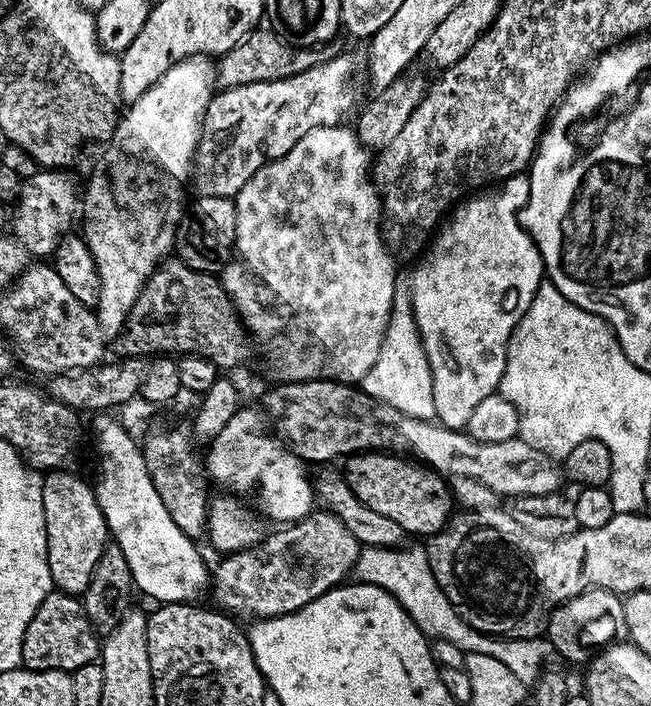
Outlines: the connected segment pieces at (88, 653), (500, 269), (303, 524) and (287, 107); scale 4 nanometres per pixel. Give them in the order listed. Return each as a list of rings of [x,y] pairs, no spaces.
[[[53,590],[38,606],[34,618],[30,618],[30,626],[26,626],[26,634],[22,642],[22,664],[31,672],[66,672],[71,674],[76,669],[93,663],[99,657],[101,647],[98,633],[88,621],[83,603],[77,597],[69,596],[67,592]]]
[[[473,199],[471,201],[473,204],[464,212],[464,221],[461,222],[460,229],[456,232],[456,241],[453,242],[452,249],[445,256],[438,257],[425,272],[418,273],[413,280],[410,280],[416,329],[420,332],[420,340],[424,343],[424,353],[428,355],[428,365],[432,371],[432,389],[434,390],[436,420],[446,428],[463,429],[468,423],[470,414],[474,414],[474,406],[478,406],[478,402],[482,402],[482,398],[493,395],[499,389],[504,365],[508,360],[509,344],[513,340],[513,333],[516,331],[519,321],[527,314],[534,294],[540,289],[540,285],[546,276],[544,260],[540,257],[540,249],[532,241],[531,236],[524,231],[524,225],[520,223],[519,219],[515,215],[508,216],[507,206],[500,204],[497,208],[492,208],[492,204],[488,200],[475,200]]]
[[[313,510],[308,515],[291,523],[281,532],[268,536],[261,548],[249,546],[242,552],[225,555],[217,568],[210,572],[210,593],[216,599],[215,607],[233,617],[249,616],[249,621],[269,620],[296,612],[302,606],[314,602],[332,588],[339,588],[349,579],[362,551],[361,541],[344,525],[344,519],[331,510]]]
[[[348,50],[339,56],[314,66],[302,74],[294,74],[285,80],[267,80],[254,82],[237,88],[225,88],[217,91],[208,104],[204,123],[200,130],[200,145],[196,148],[194,161],[194,180],[196,176],[197,193],[205,196],[227,196],[234,198],[250,182],[258,169],[269,160],[282,158],[310,130],[331,128],[339,125],[340,120],[352,108],[352,92],[348,89],[348,80],[356,76],[356,56]]]

